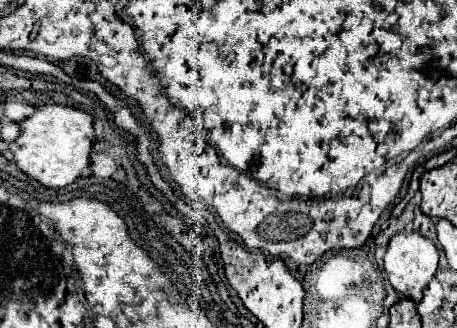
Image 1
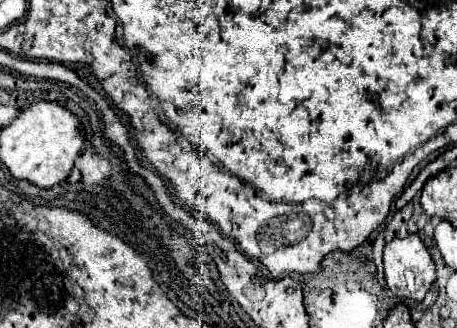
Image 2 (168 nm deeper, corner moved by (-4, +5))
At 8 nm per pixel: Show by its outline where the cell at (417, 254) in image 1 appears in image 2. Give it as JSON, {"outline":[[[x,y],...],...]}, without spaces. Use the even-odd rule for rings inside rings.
{"outline":[[[408,234],[406,238],[394,238],[384,248],[384,276],[388,290],[398,298],[412,298],[412,300],[424,300],[426,292],[430,290],[432,282],[436,280],[434,260],[420,240],[418,234]]]}

